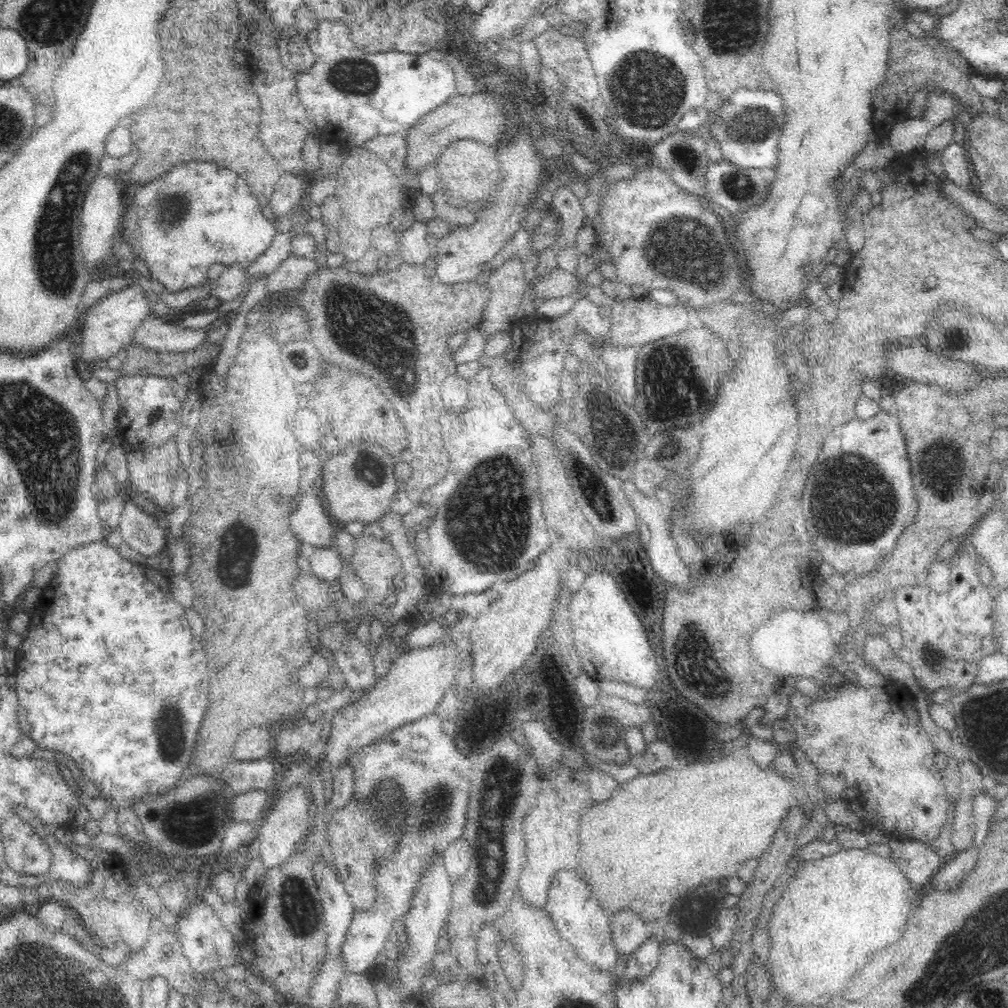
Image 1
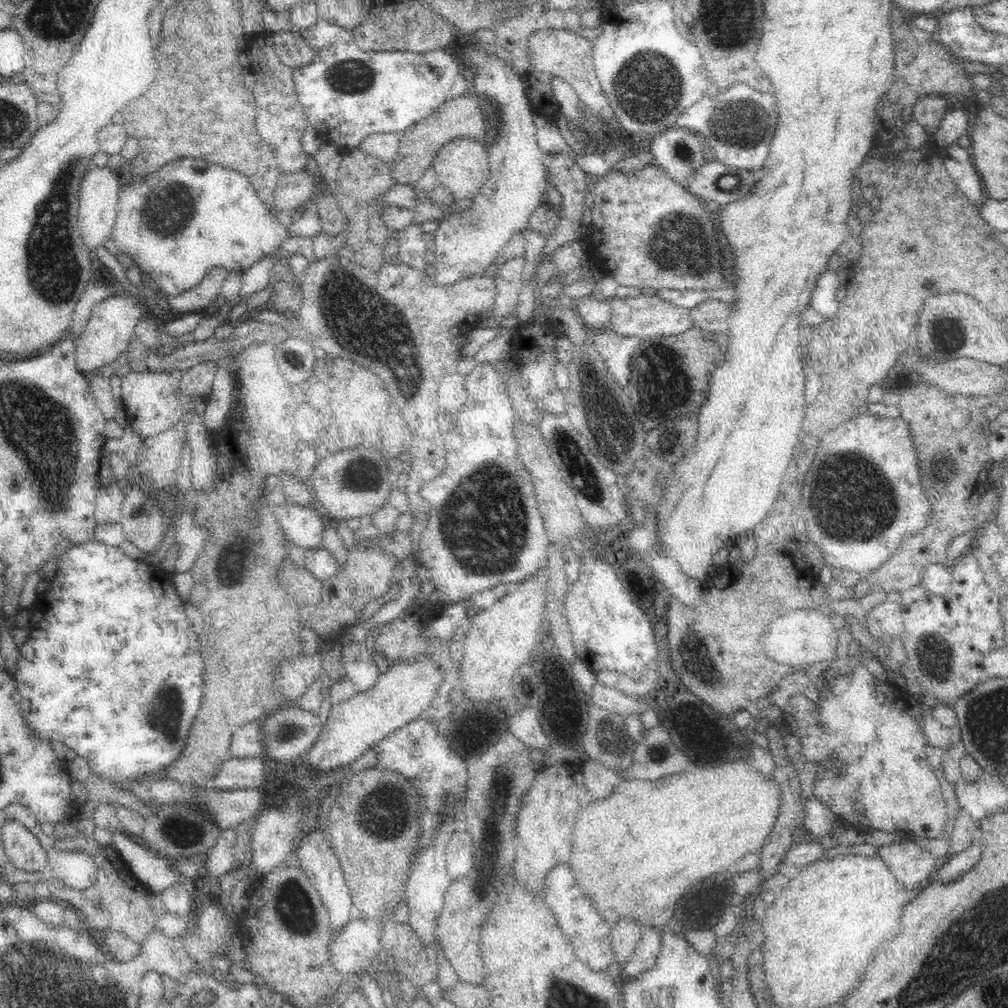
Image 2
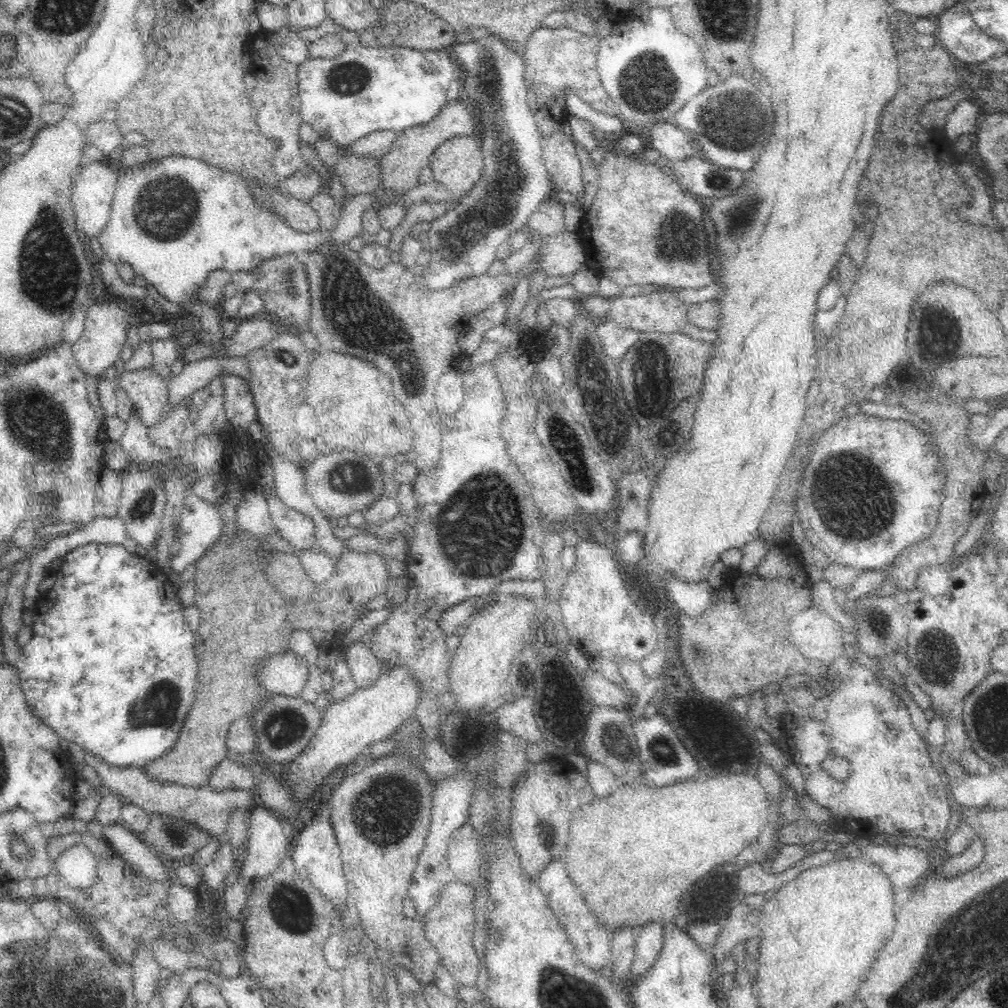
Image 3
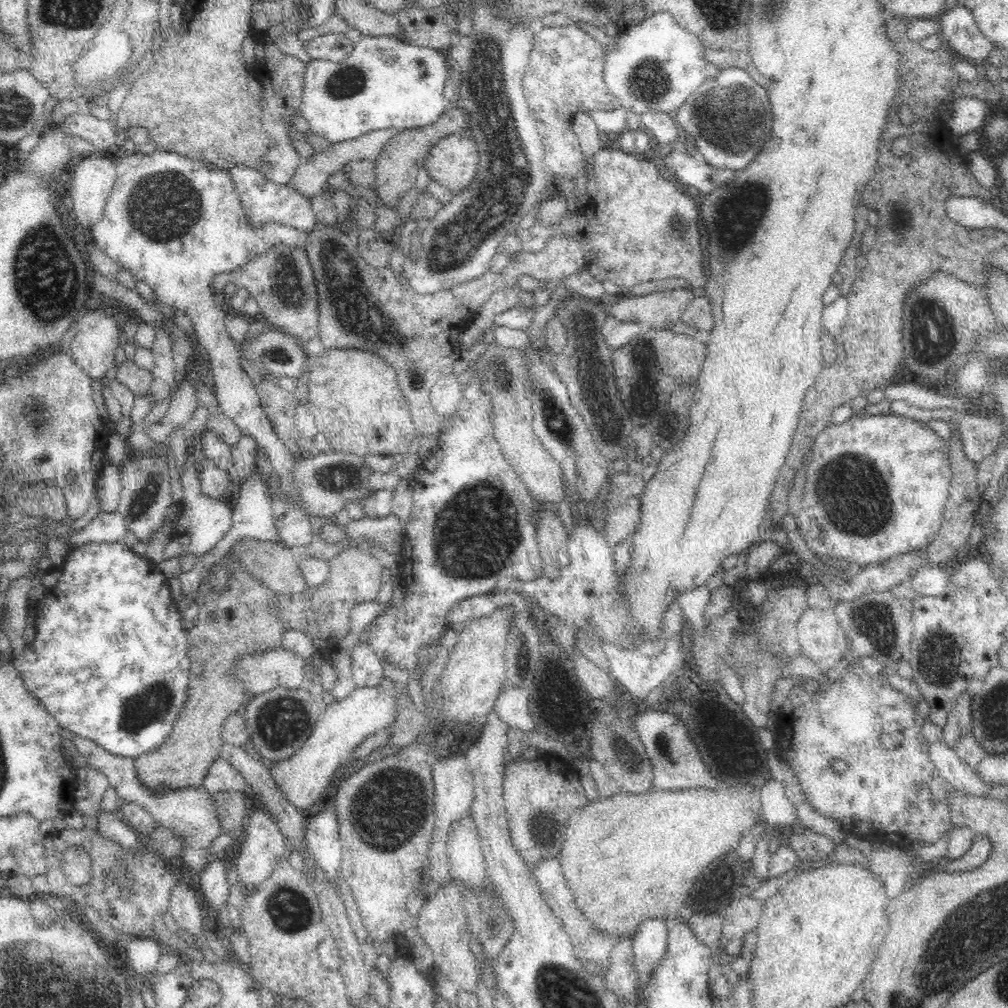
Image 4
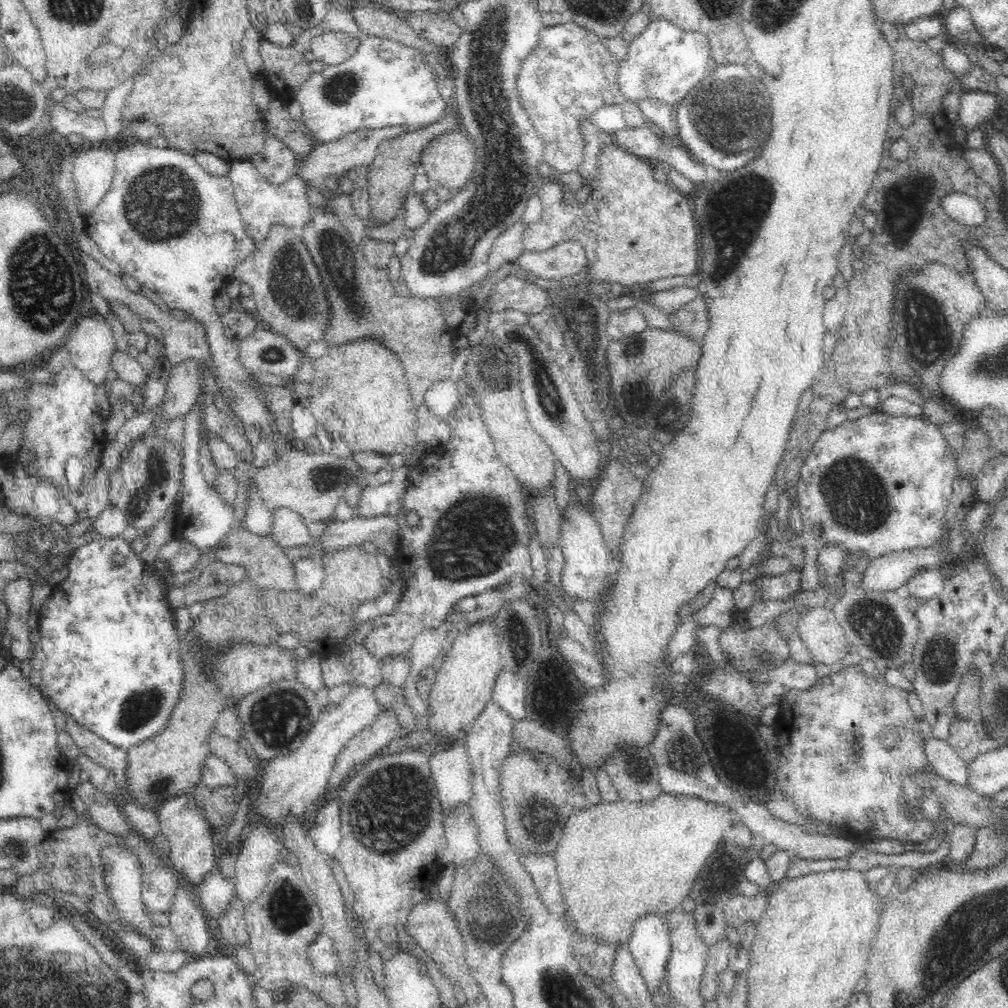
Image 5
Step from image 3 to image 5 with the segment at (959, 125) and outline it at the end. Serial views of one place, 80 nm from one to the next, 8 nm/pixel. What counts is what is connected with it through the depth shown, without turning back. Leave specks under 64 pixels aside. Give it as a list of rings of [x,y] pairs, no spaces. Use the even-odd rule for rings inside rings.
[[[979,90],[964,91],[960,97],[958,123],[966,131],[977,129],[985,119],[995,117],[999,106],[996,94]]]

